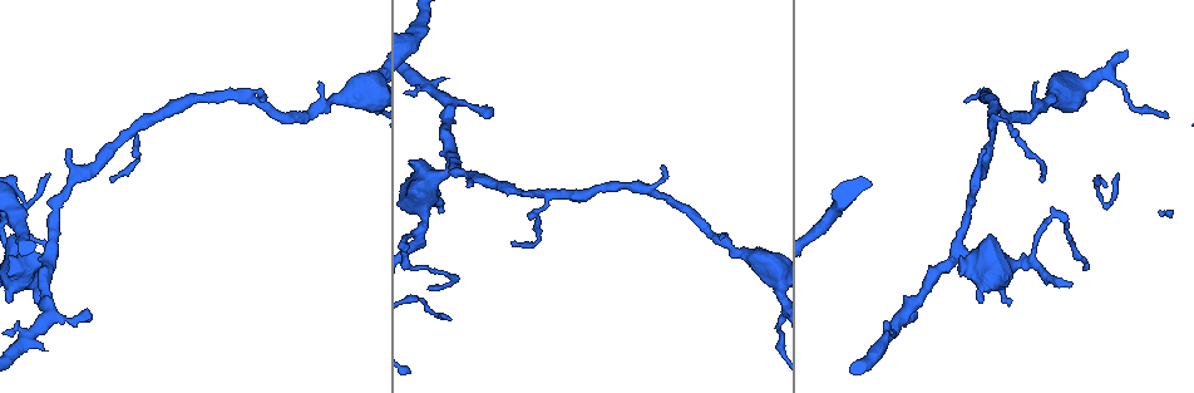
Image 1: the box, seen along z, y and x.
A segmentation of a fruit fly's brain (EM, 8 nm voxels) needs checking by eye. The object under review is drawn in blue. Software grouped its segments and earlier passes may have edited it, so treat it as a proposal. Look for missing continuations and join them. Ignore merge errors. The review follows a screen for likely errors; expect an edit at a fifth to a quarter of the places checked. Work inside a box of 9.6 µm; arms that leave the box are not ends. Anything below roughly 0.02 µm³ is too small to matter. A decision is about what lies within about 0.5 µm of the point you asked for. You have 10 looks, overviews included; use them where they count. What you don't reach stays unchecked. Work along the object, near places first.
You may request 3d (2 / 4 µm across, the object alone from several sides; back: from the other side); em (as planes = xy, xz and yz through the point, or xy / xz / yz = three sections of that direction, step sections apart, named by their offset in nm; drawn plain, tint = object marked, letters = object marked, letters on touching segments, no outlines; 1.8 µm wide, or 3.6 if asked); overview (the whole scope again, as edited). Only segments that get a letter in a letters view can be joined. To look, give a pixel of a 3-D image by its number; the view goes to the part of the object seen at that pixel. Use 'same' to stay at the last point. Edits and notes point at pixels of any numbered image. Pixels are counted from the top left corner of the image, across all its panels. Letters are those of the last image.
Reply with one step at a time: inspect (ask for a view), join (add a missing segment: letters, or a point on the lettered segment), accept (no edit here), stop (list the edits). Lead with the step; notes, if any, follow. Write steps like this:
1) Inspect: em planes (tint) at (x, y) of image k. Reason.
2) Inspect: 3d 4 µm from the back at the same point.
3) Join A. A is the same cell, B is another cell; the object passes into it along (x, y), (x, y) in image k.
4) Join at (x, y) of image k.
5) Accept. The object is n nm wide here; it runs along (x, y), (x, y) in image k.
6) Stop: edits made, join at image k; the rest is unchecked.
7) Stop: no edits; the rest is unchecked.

Inspect: 3d 2 µm at (146, 122) of image 1. Sharp bend.

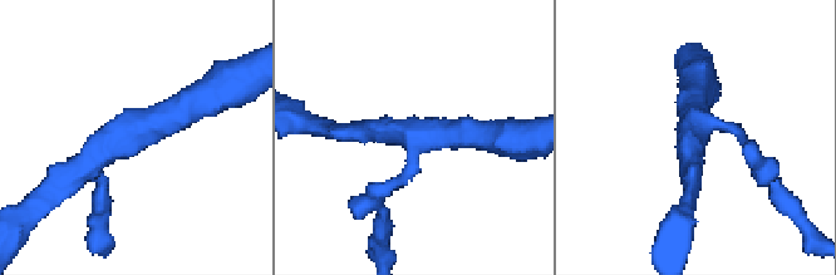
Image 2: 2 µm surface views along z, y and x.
Inspect: em planes (letters) at (410, 136) of image 2. Now the EM.

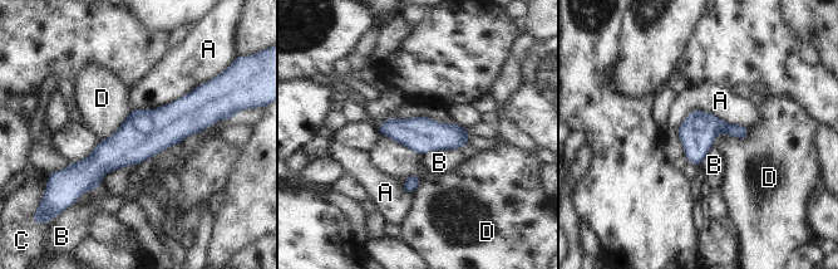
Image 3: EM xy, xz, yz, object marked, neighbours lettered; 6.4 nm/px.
Accept. A, B, C and D are other cells; 3 arms meet here; a border runs along (749, 128), (714, 142) in image 3; none of them fits.

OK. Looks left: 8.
Inspect: 3d 4 µm at (43, 347) of image 1.

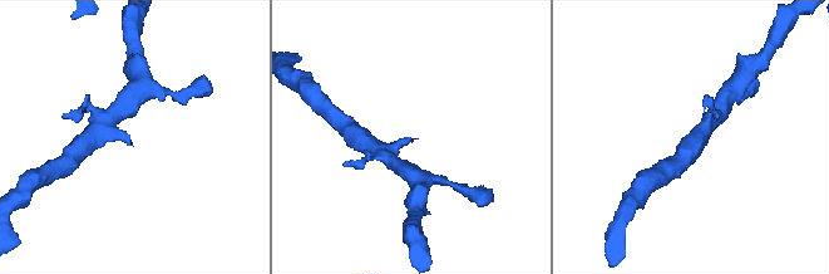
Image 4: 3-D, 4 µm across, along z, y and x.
Inspect: em yz step 16 (letters) at (413, 139) of image 4. Now the EM.

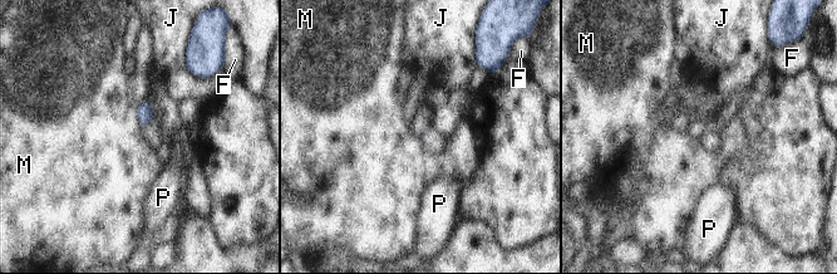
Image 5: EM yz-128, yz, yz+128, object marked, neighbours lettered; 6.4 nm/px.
Accept. F, J, M and P are other cells; a border runs along (137, 107), (138, 123), (143, 128) in image 5; none of them fits.

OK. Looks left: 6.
Inspect: 3d 2 µm at (959, 250) of image 1. Branch point.

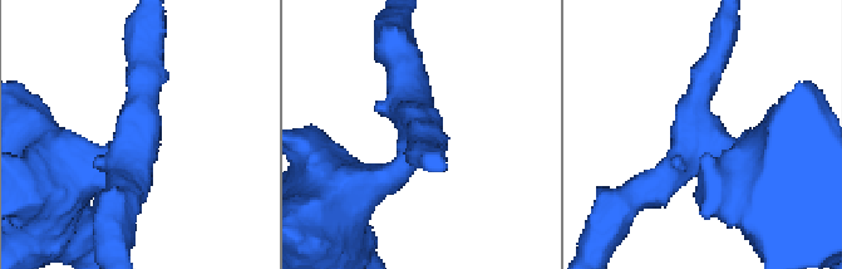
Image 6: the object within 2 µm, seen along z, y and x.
Inspect: em planes (letters) at (412, 135) of image 6. 3 arms meet here; the arms are 200, 280, 550 nm wide.

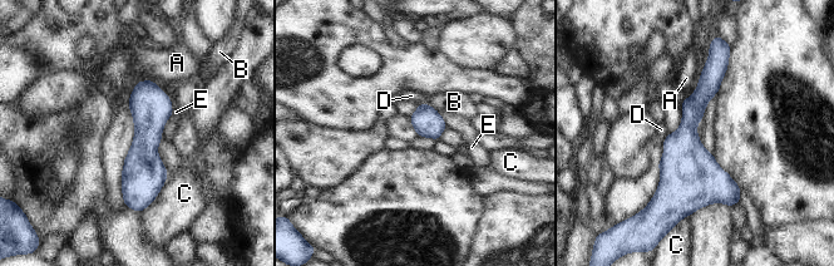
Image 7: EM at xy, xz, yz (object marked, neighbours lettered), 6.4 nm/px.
Accept. A, B, C, D and E are other cells; none of them fits.

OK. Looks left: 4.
Inspect: 3d 2 µm from the back at (260, 100) of image 1. Free end.

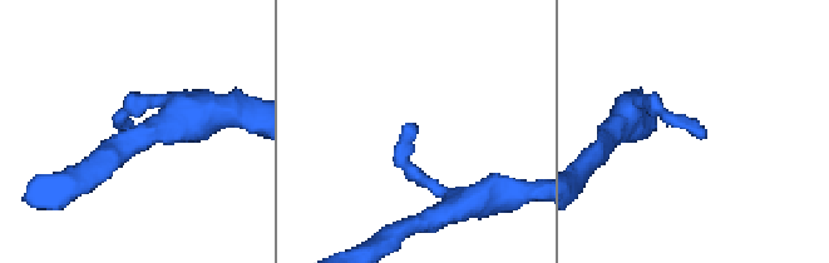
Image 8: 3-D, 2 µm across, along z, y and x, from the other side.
Inspect: em xy step 16 (tint) at (702, 127) of image 8.

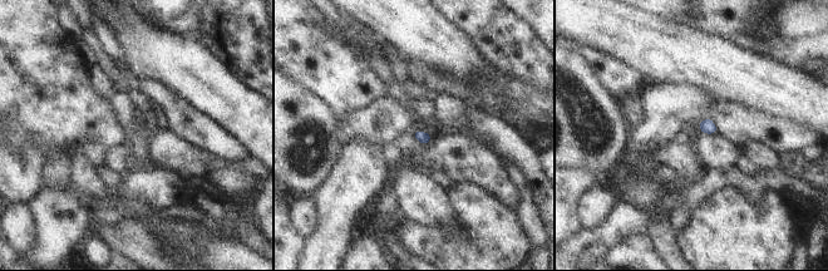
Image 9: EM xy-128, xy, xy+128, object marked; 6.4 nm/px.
Inspect: em planes (letters) at the same point.

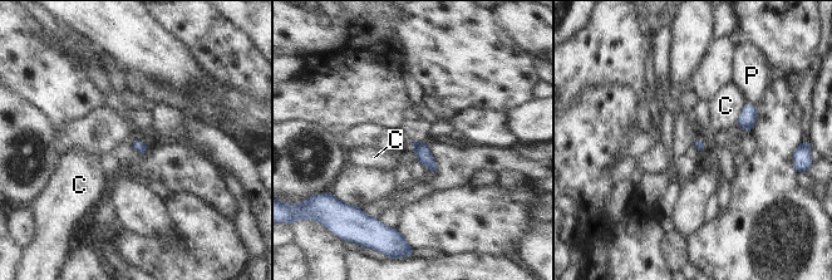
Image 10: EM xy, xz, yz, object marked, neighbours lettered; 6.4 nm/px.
Accept. The longest contact is with C, 150 nm; C and P are other cells; none of them fits.

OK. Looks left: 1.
Stop: no edits; the rest is unchecked.

